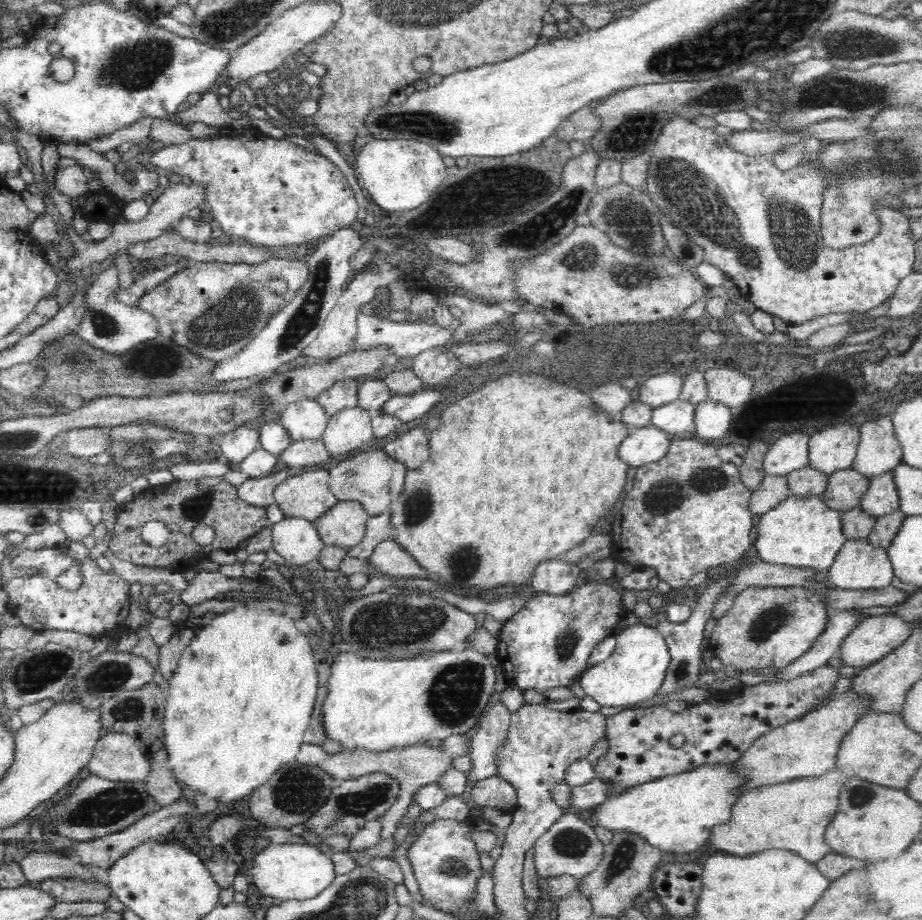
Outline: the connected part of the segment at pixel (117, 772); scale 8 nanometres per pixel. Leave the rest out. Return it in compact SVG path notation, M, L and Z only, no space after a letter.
M104 733L95 744L87 766L92 775L122 782L143 781L150 772L150 767L150 756L144 754L126 733Z

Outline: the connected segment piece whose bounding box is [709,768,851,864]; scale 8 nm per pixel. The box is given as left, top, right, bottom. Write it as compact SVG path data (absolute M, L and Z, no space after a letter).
M836 768L822 776L792 779L744 792L733 804L730 818L714 826L710 843L724 853L740 857L782 849L815 864L832 852L832 847L826 844L826 828L838 810L840 790L850 777L847 770Z

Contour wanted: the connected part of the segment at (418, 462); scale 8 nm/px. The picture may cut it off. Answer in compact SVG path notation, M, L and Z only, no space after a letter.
M424 428L412 430L400 435L383 448L388 456L402 462L408 470L416 470L430 458L429 440Z

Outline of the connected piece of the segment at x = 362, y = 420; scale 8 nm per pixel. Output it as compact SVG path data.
M356 405L336 412L320 440L328 453L337 457L357 448L367 448L374 438L370 411Z

